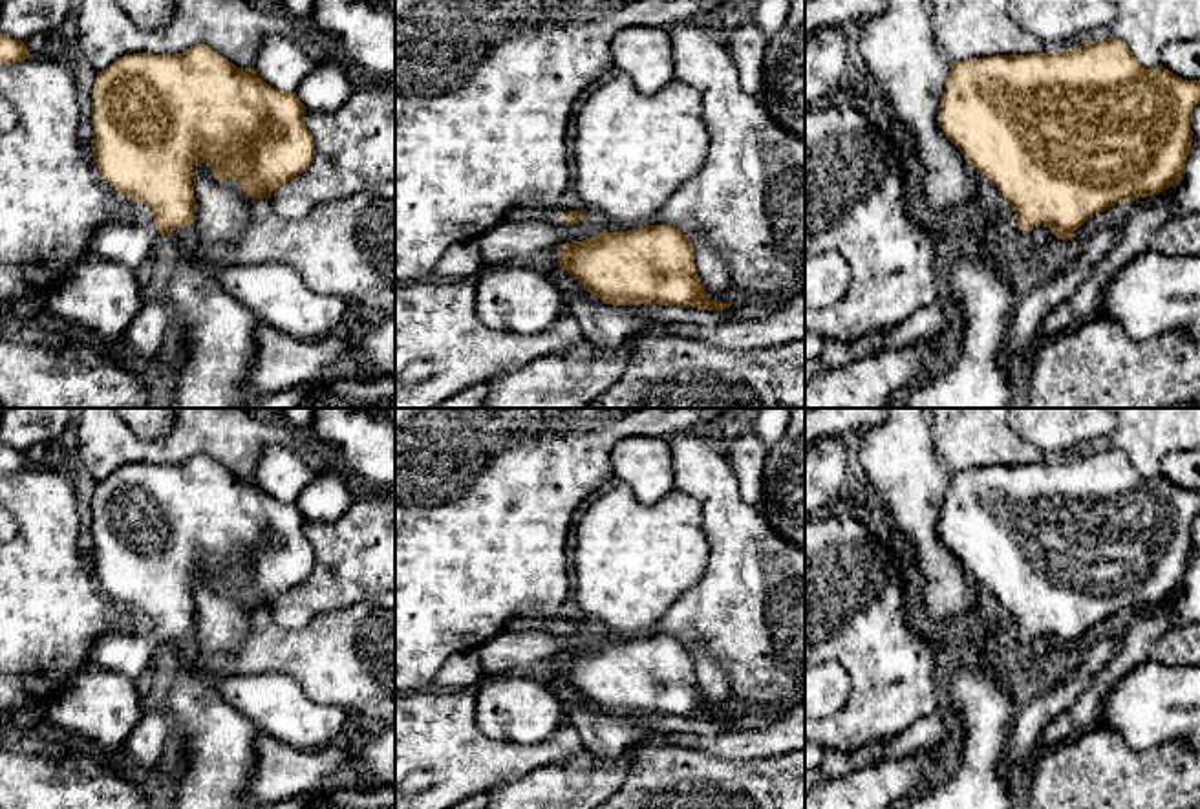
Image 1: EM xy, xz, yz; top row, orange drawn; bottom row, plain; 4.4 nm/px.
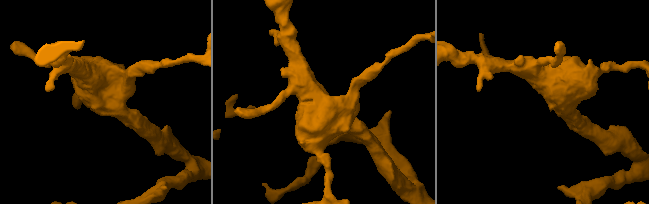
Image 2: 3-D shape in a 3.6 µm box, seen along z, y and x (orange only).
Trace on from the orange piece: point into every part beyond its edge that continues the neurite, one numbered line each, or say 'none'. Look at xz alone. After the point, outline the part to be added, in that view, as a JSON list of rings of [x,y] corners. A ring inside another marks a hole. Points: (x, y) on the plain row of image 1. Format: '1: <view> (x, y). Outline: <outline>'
1: xz (546, 625). Outline: [[[520,615],[507,630],[514,633],[540,631],[545,635],[565,635],[567,620],[549,615]]]

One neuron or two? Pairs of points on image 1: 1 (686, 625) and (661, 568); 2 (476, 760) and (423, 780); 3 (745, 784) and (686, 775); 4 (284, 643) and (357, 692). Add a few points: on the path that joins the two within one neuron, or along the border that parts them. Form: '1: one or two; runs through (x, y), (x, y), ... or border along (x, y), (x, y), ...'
1: two; border along (703, 570), (703, 575), (646, 634)
2: two; border along (414, 769), (427, 769), (432, 775), (427, 789)
3: one; runs through (730, 784), (701, 784)
4: one; runs through (302, 654), (321, 656), (339, 674)

